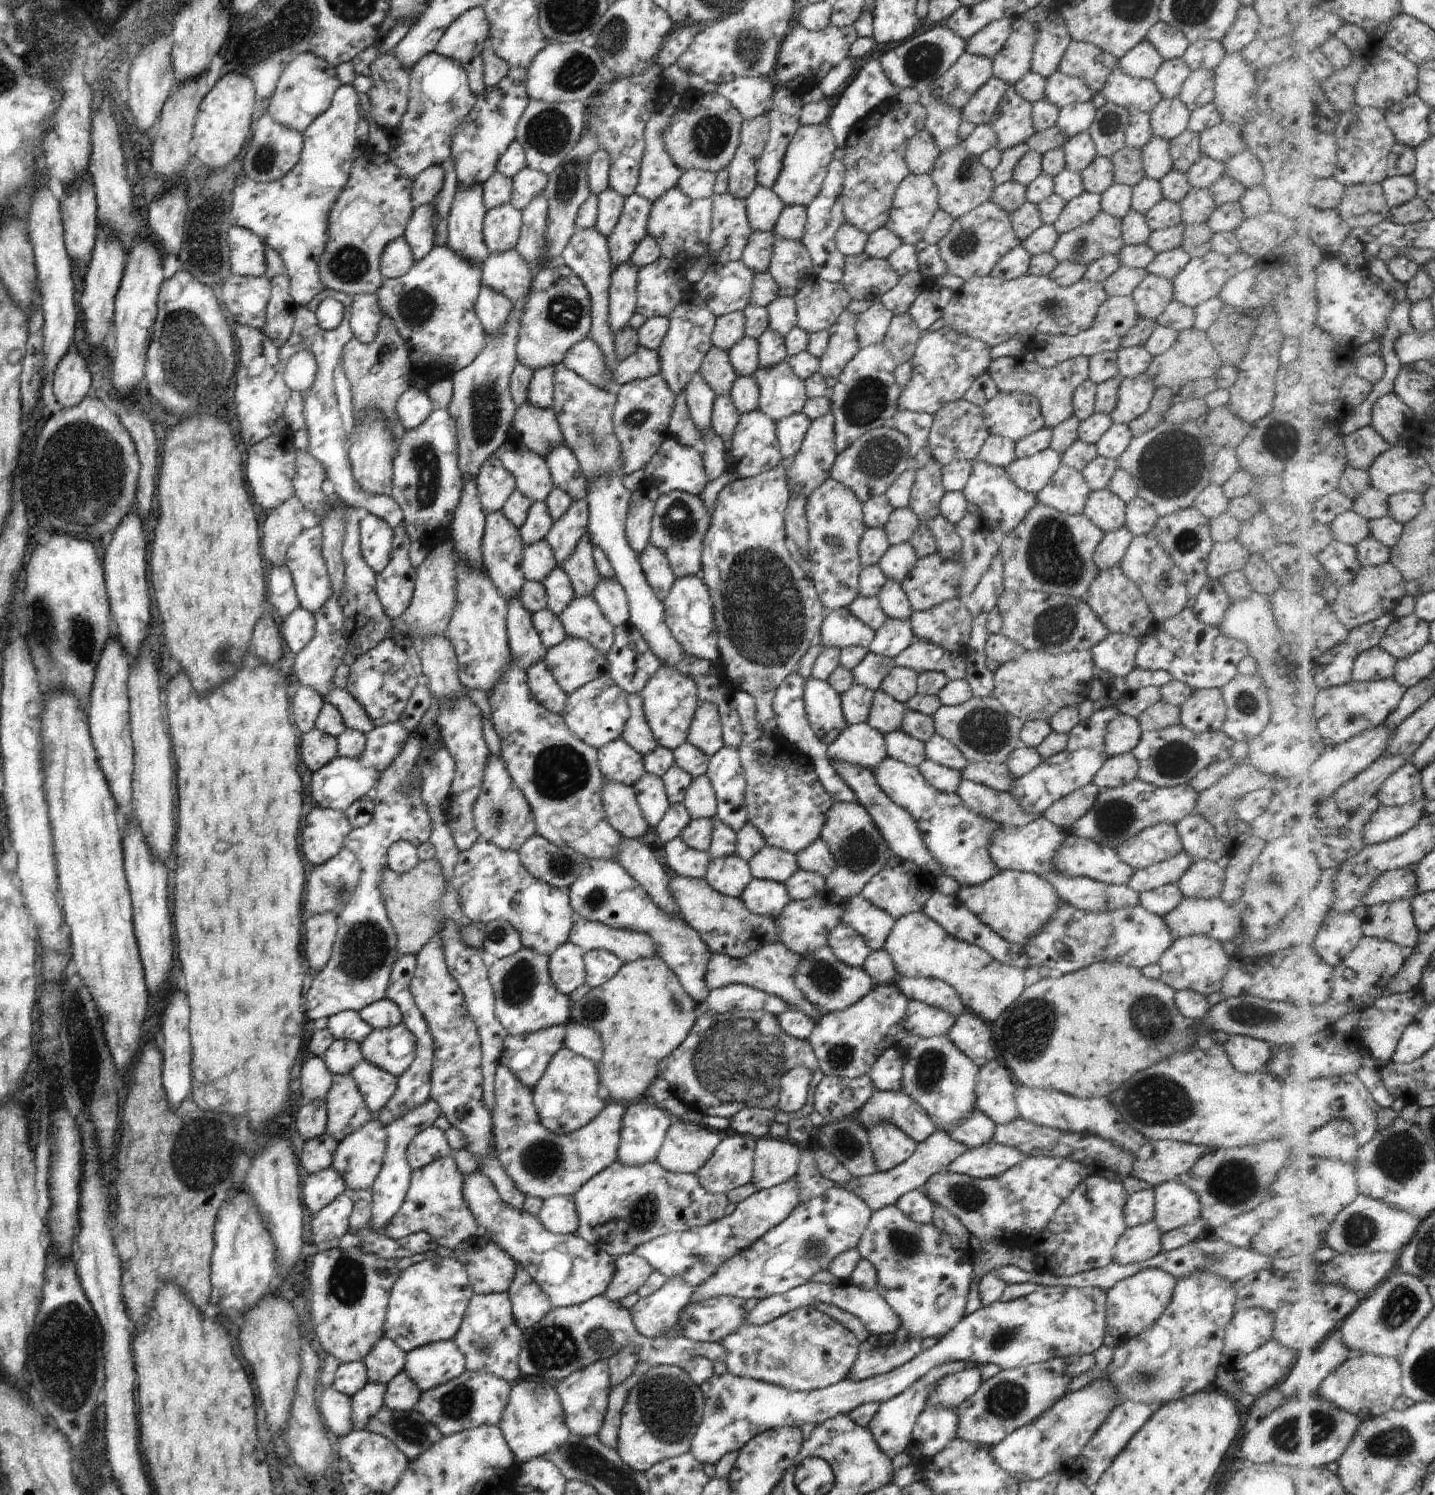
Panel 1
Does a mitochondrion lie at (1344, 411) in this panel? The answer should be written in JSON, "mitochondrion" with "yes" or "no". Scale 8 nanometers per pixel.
{"mitochondrion":"no"}

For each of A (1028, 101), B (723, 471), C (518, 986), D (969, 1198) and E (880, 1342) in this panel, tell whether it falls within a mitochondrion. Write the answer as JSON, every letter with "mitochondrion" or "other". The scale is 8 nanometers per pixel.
{"A":"other","B":"other","C":"mitochondrion","D":"mitochondrion","E":"other"}

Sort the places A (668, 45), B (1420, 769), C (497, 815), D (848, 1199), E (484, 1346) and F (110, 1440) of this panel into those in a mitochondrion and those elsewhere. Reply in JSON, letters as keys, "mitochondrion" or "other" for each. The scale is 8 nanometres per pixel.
{"A":"other","B":"other","C":"mitochondrion","D":"other","E":"mitochondrion","F":"other"}

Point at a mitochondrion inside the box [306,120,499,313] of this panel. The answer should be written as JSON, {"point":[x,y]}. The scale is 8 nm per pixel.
{"point":[348,264]}

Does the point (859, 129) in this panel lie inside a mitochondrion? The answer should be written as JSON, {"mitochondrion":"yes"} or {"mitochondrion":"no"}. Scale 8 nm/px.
{"mitochondrion":"no"}

